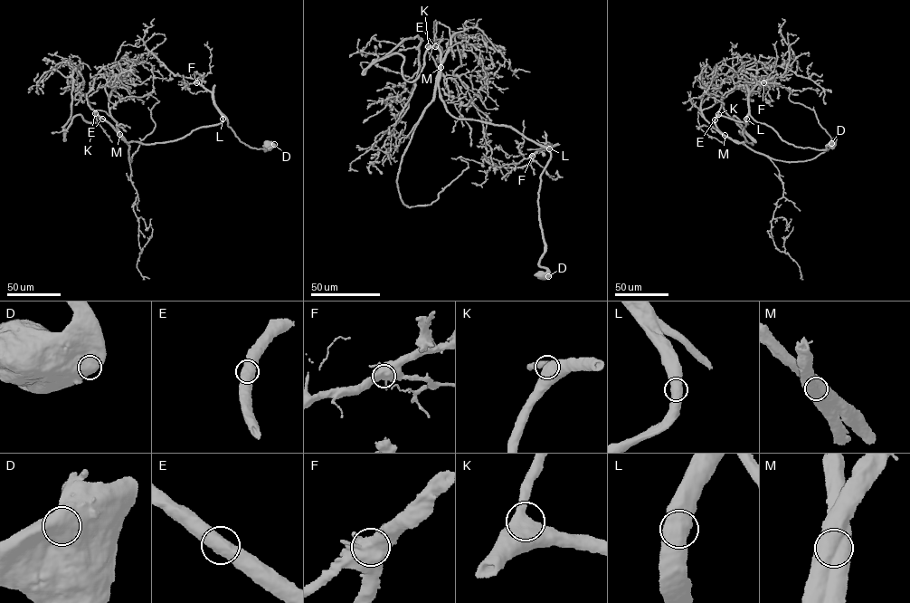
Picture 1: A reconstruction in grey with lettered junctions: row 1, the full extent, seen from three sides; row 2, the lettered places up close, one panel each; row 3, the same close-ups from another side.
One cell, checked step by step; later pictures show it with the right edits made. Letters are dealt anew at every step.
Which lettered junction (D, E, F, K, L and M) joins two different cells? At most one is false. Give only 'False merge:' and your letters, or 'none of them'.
False merge: M

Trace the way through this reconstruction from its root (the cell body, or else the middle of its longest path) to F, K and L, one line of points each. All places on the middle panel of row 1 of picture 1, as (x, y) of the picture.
F: (543, 275), (546, 270), (539, 265), (545, 246), (538, 192), (541, 175), (551, 155), (549, 146), (532, 156)
K: (543, 275), (538, 192), (549, 148), (511, 128), (452, 117), (440, 100), (441, 56), (428, 46)
L: (543, 275), (542, 272), (546, 270), (539, 265), (545, 246), (538, 192), (541, 175), (551, 155), (549, 148)

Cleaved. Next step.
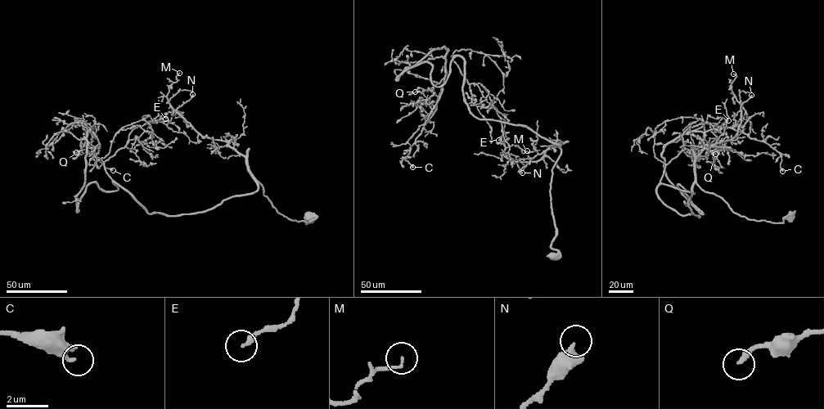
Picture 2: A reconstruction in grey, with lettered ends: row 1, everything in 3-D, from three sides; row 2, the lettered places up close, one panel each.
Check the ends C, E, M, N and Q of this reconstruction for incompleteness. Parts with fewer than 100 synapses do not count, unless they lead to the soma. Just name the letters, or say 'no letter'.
no letter

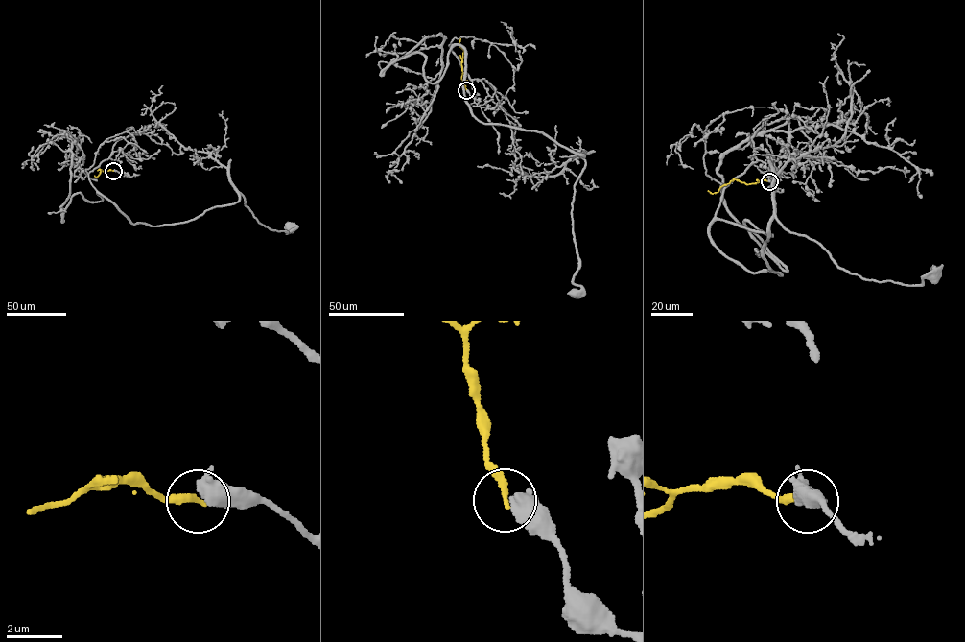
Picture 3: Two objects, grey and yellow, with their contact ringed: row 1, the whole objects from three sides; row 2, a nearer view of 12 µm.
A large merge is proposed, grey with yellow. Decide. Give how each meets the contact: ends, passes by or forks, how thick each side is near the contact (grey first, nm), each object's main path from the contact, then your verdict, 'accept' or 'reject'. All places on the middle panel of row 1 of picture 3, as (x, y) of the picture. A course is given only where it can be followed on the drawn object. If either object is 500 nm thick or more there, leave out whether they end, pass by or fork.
650 nm thick on the grey side, 240 nm on the other; grey runs (466, 90), (475, 98), (448, 45), (463, 47), (481, 121), (583, 155), (576, 294); yellow runs (466, 90), (461, 78), (463, 51), (460, 38); reject

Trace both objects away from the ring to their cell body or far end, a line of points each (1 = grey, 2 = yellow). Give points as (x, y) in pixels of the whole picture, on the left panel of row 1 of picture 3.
1: (114, 170), (123, 169), (105, 159), (89, 181), (132, 224), (189, 221), (239, 192), (258, 222), (292, 226)
2: (114, 171), (105, 173), (100, 169), (99, 175), (94, 176)

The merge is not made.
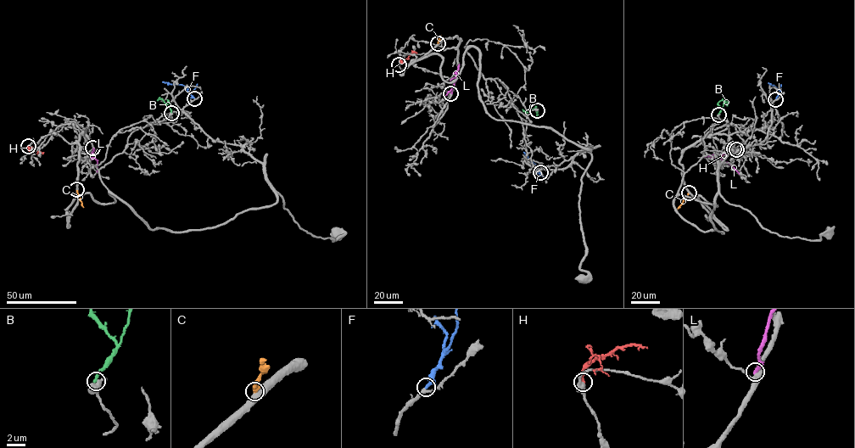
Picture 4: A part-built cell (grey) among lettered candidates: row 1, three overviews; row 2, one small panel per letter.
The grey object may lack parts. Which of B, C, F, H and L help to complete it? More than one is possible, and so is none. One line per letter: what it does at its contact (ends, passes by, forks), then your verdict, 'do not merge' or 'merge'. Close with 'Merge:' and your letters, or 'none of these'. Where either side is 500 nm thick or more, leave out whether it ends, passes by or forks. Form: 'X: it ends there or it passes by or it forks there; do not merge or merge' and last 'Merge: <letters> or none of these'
B: do not merge
C: do not merge
F: it ends there; merge
H: do not merge
L: do not merge
Merge: F

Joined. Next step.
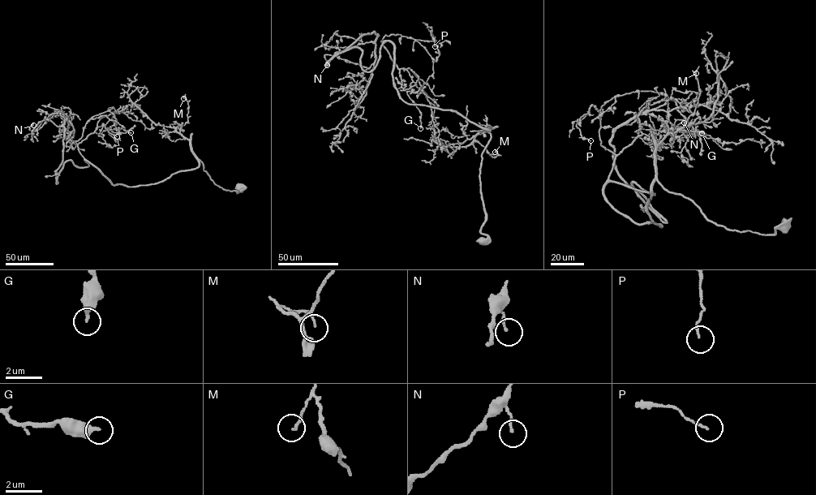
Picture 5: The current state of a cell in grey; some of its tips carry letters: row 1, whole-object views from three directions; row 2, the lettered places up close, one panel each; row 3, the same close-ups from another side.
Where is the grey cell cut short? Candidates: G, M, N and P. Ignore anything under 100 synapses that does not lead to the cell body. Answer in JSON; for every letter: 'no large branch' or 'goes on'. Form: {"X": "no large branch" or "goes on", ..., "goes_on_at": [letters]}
{"G": "no large branch", "M": "no large branch", "N": "no large branch", "P": "no large branch", "goes_on_at": []}

